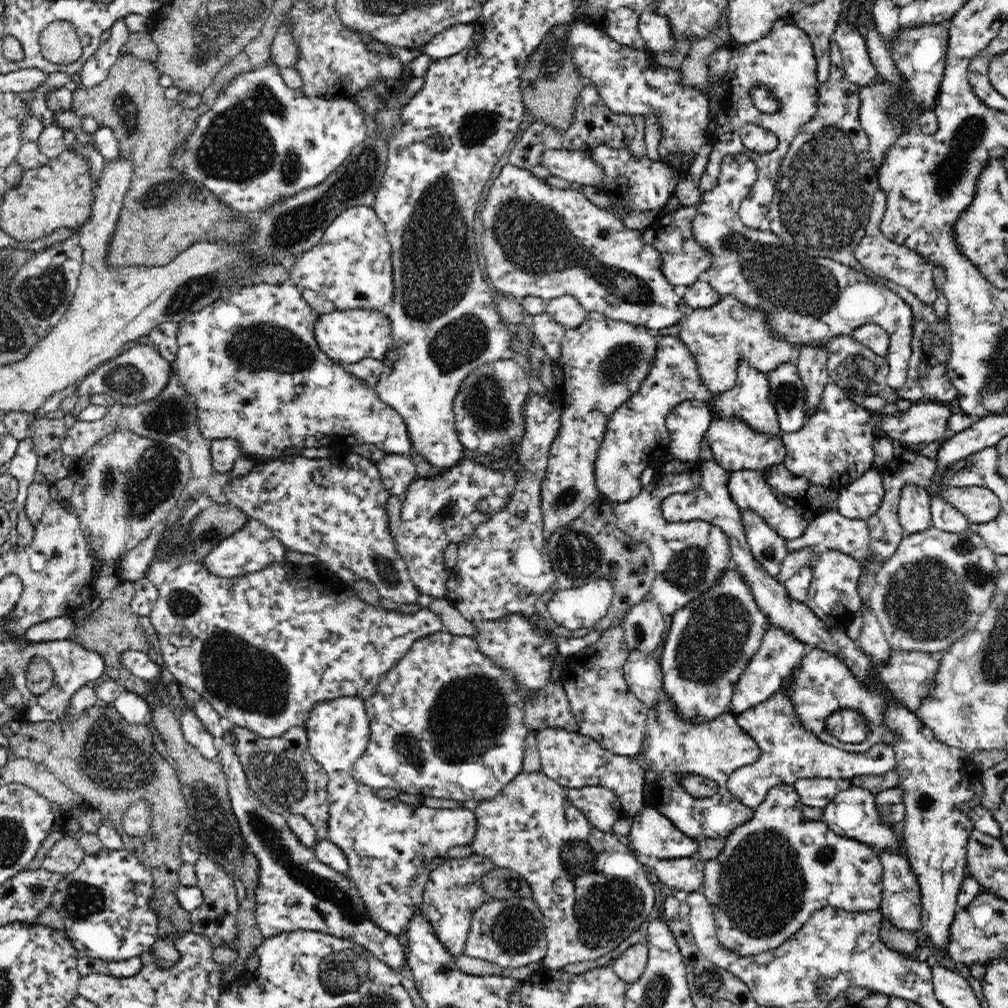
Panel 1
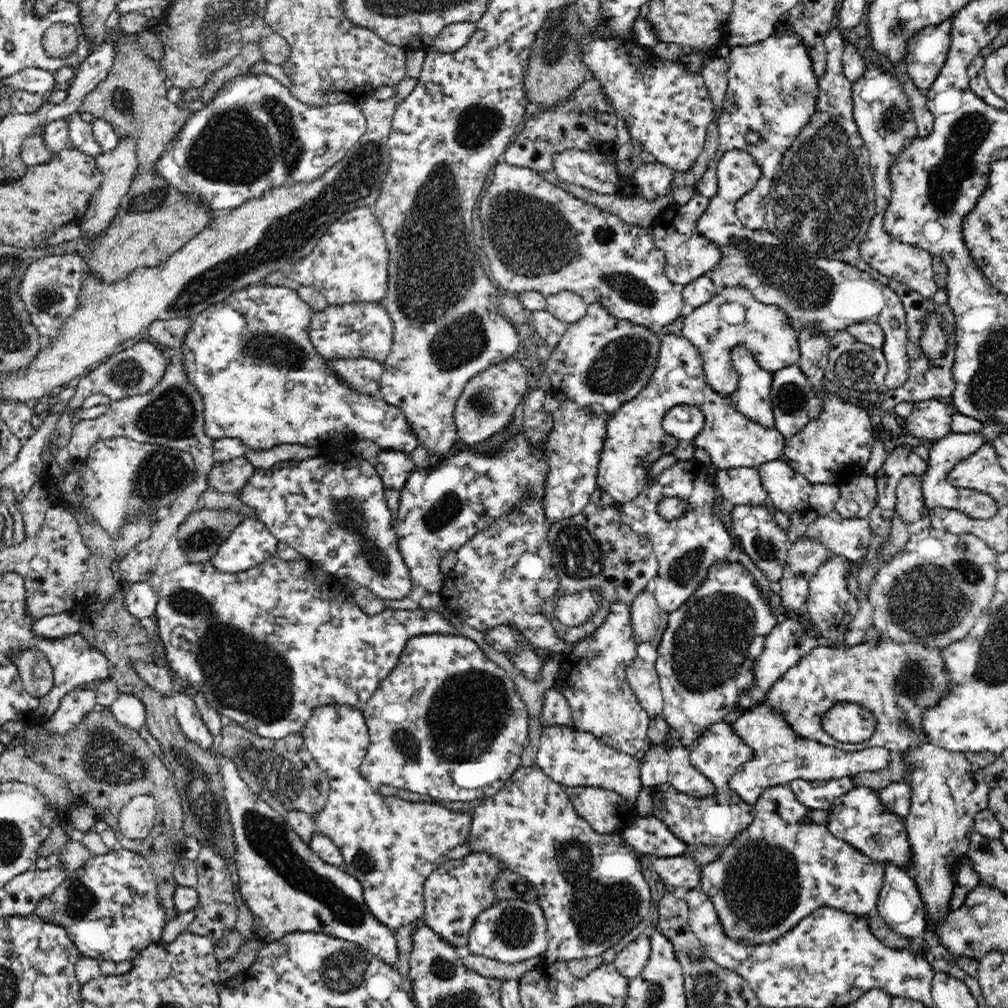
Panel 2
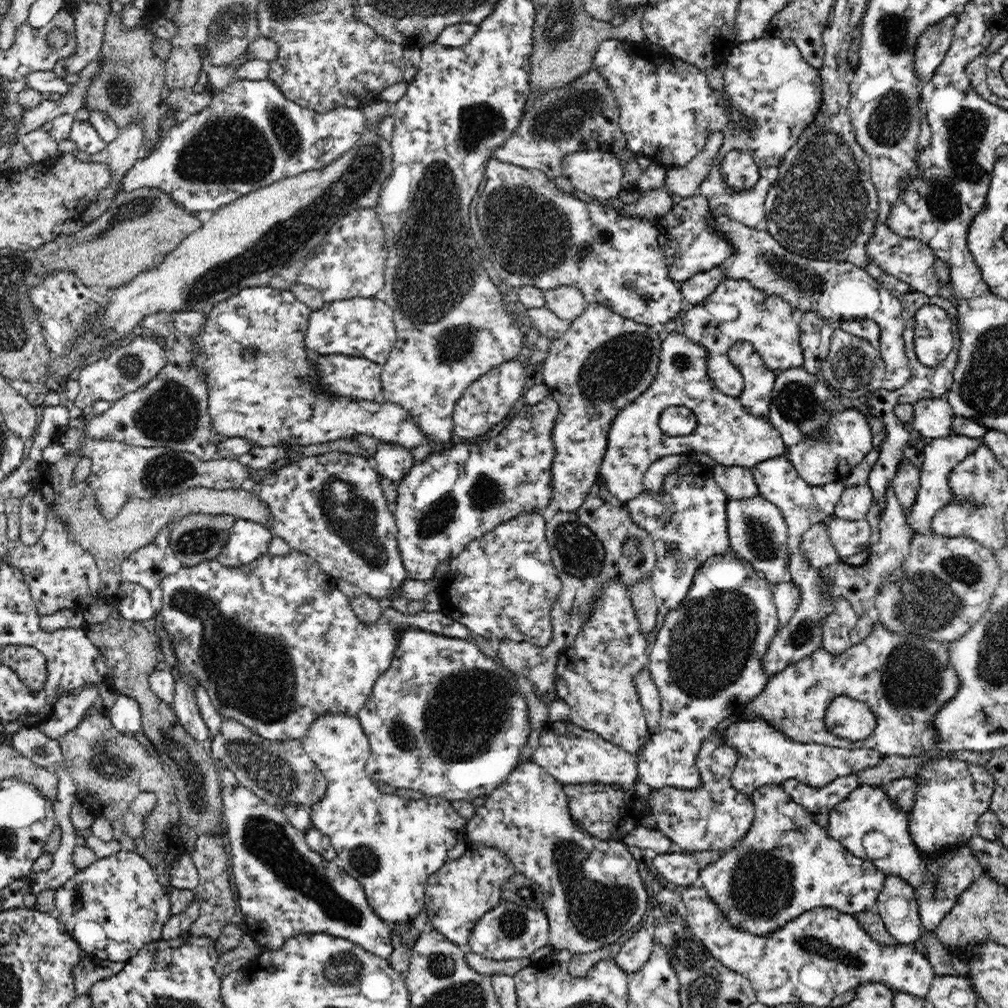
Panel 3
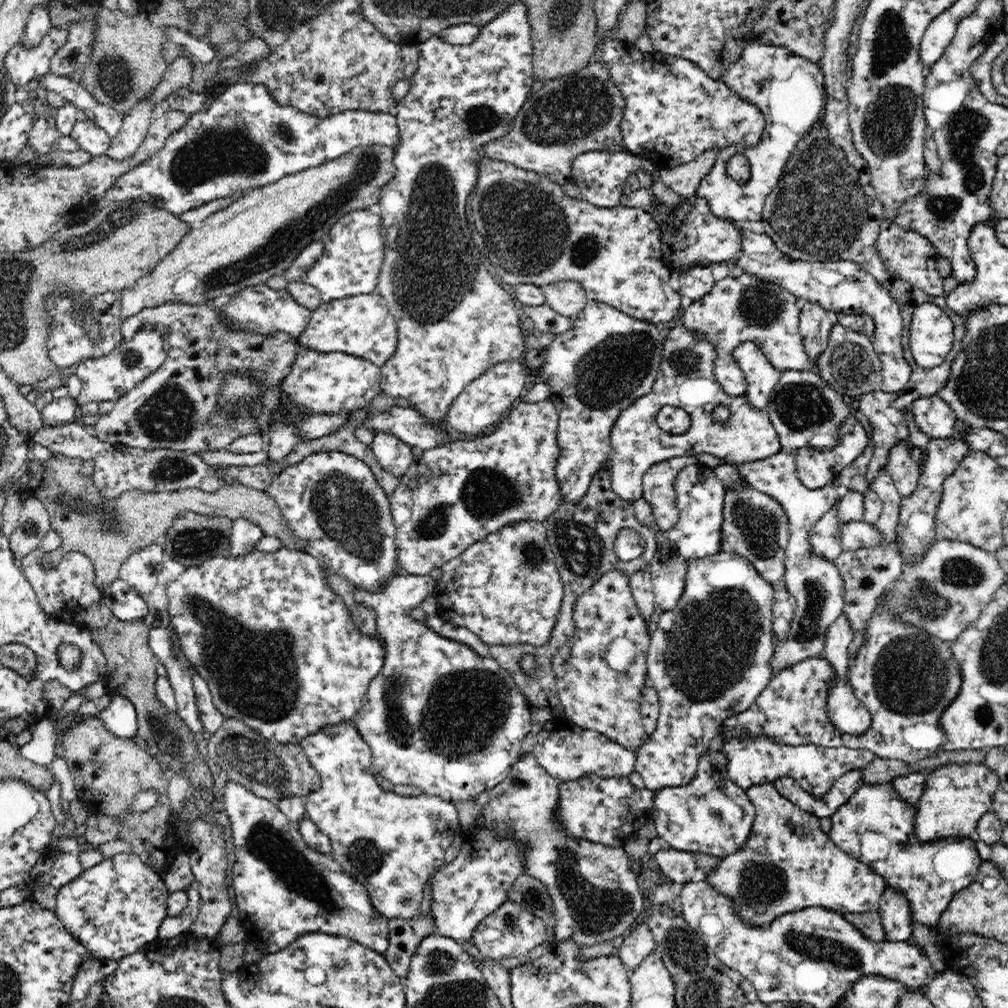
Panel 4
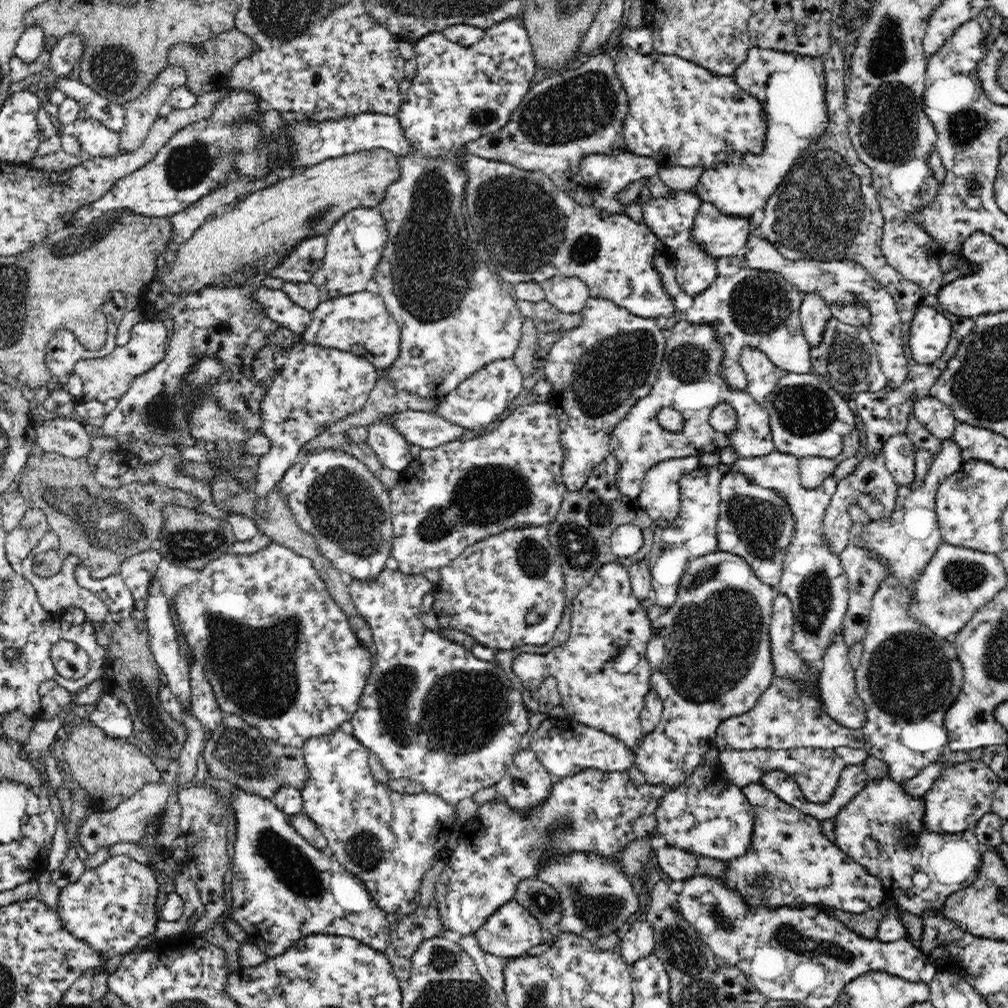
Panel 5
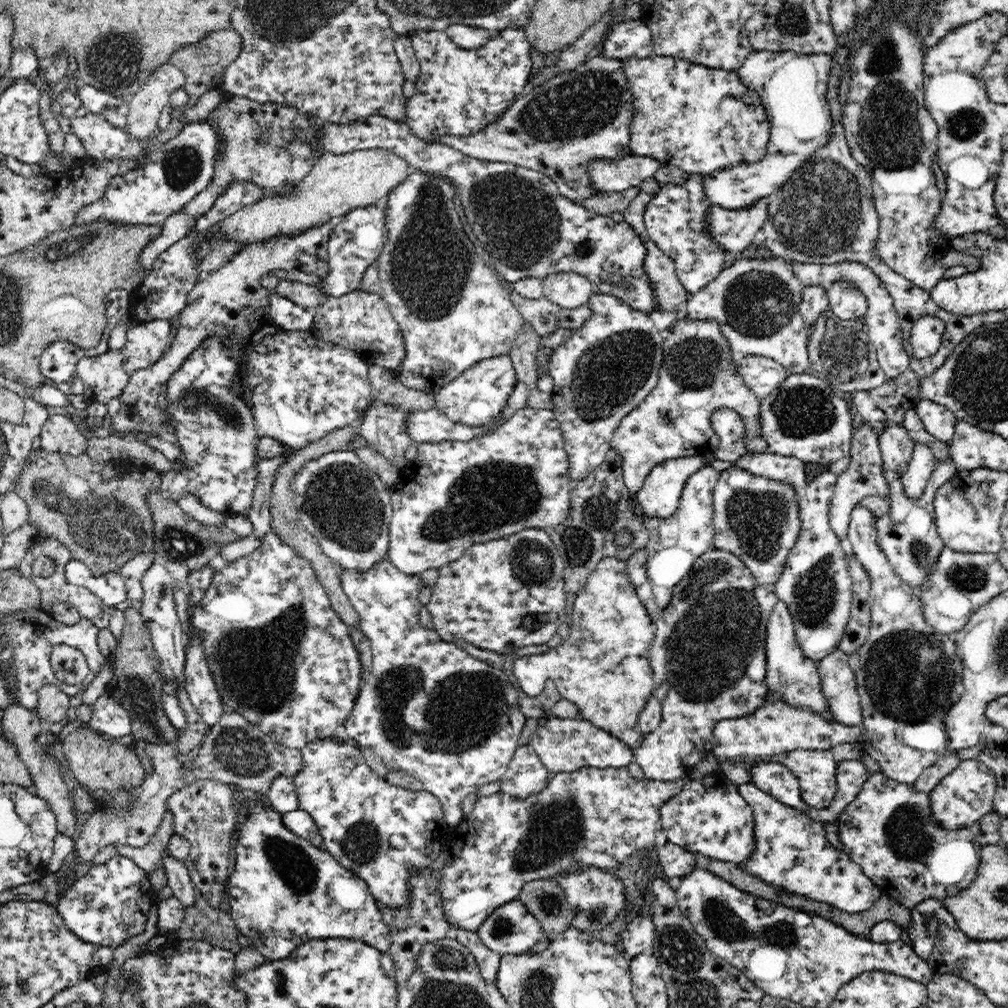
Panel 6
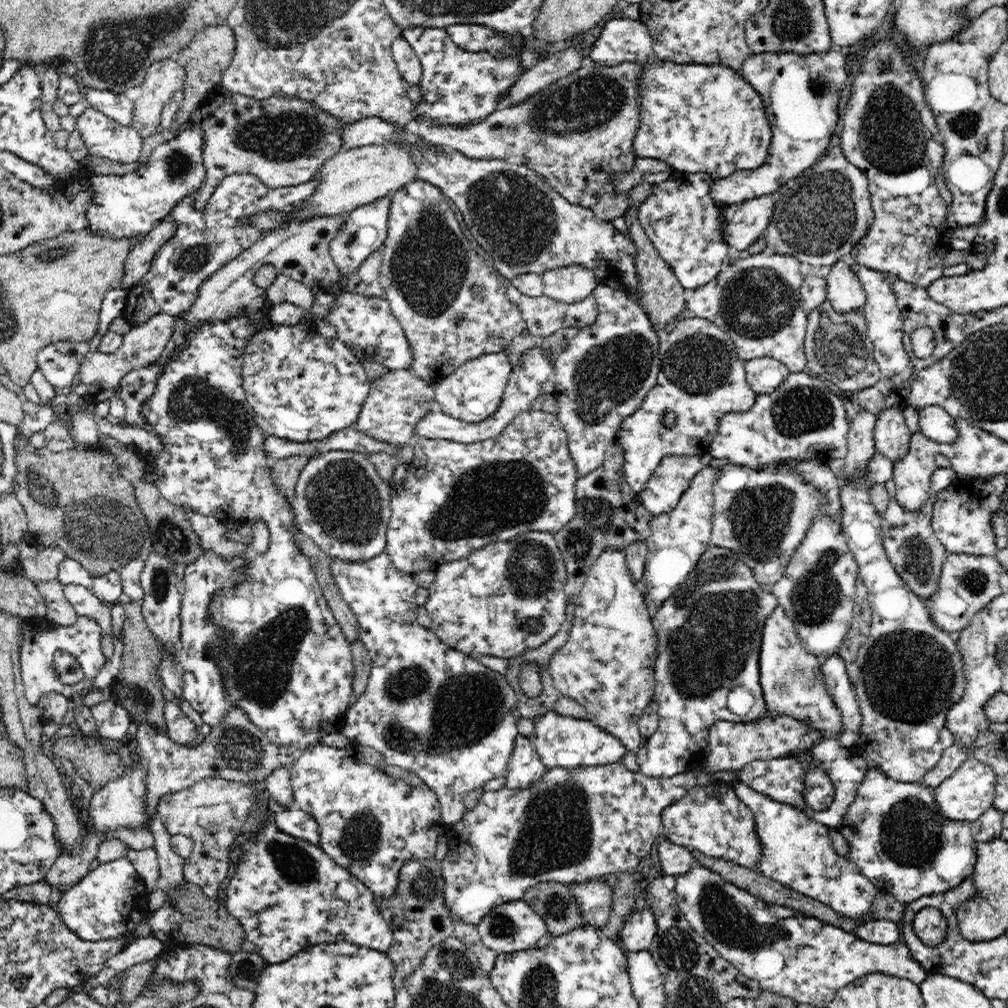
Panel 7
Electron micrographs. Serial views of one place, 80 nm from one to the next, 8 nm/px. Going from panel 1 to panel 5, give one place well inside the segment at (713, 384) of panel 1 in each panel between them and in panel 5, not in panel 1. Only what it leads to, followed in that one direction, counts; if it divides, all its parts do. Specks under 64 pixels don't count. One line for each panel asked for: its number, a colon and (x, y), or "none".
2: (732, 318)
3: (735, 311)
4: (739, 309)
5: (753, 308)

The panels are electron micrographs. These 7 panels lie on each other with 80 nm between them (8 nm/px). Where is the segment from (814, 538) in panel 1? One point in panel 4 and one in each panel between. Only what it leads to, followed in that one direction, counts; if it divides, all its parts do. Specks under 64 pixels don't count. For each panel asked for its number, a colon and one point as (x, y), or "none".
2: (846, 537)
3: (850, 537)
4: (859, 534)

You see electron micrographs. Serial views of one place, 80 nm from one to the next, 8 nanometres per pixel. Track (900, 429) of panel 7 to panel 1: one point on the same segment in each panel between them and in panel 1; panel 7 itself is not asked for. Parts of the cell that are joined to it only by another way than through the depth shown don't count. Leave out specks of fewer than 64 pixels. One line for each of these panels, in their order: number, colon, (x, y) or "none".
1: (914, 511)
2: (911, 505)
3: (906, 485)
4: (905, 472)
5: (900, 456)
6: (896, 446)

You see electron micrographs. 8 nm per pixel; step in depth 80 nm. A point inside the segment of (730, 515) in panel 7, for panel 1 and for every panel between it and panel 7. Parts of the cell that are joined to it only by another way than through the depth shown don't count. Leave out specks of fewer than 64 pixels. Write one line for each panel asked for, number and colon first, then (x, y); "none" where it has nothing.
1: (769, 549)
2: (759, 536)
3: (757, 531)
4: (756, 527)
5: (755, 523)
6: (757, 519)

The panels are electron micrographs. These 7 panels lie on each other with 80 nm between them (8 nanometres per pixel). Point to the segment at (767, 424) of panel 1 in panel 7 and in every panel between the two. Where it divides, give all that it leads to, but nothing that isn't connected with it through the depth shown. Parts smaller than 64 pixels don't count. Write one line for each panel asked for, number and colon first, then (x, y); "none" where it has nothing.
2: (752, 398)
3: (758, 380)
4: (761, 377)
5: (762, 376)
6: (762, 375)
7: (764, 375)

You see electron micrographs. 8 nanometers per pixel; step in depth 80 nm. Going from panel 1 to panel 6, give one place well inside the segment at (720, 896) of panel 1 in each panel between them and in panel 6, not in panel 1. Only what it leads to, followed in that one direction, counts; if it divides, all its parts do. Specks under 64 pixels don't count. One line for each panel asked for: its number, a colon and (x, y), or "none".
2: (782, 867)
3: (787, 864)
4: (788, 863)
5: (790, 863)
6: (791, 854)

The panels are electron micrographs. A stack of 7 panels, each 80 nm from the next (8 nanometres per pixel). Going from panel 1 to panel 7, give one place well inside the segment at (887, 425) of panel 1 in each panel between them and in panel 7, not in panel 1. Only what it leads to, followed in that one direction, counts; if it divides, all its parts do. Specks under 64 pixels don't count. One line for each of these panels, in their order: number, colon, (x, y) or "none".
2: (930, 420)
3: (932, 418)
4: (933, 415)
5: (937, 418)
6: (939, 421)
7: (935, 423)

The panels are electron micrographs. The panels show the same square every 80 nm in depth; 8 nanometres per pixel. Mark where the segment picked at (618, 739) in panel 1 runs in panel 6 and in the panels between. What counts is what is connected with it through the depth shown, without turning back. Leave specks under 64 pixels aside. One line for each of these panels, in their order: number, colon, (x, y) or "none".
2: (592, 677)
3: (595, 674)
4: (601, 671)
5: (603, 676)
6: (603, 667)

